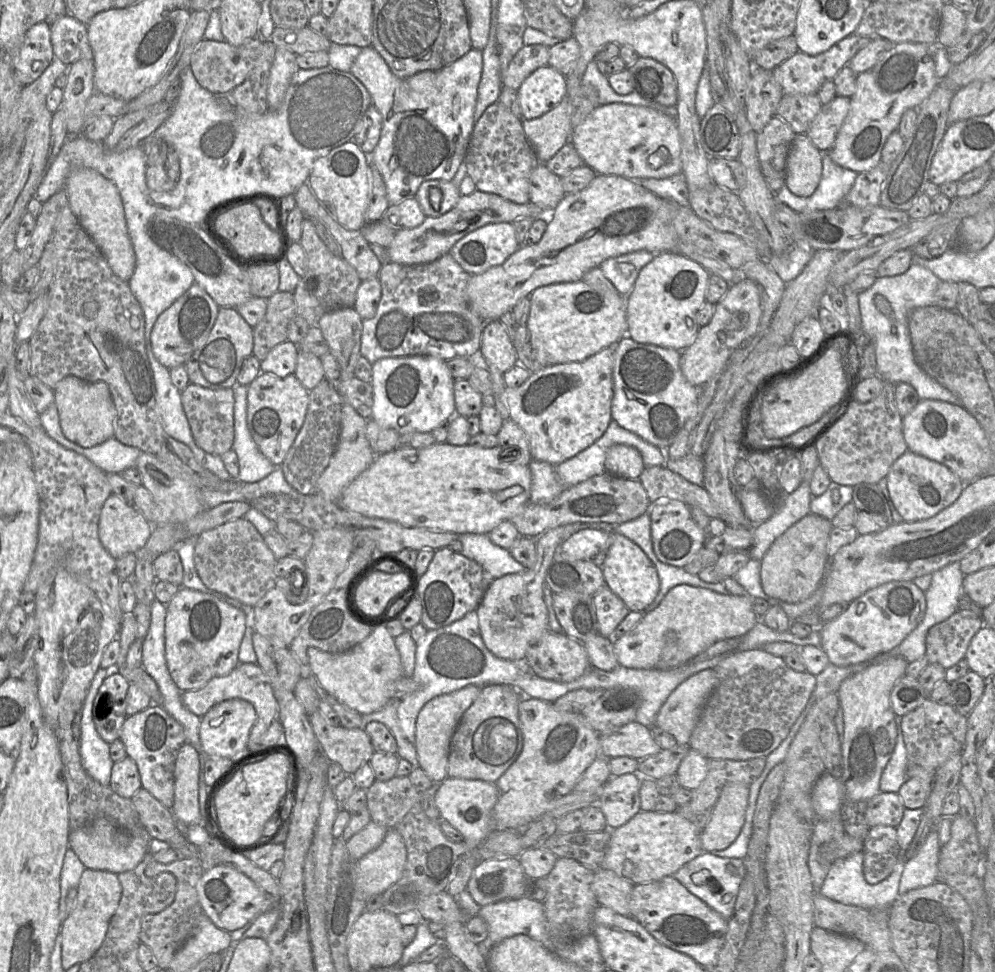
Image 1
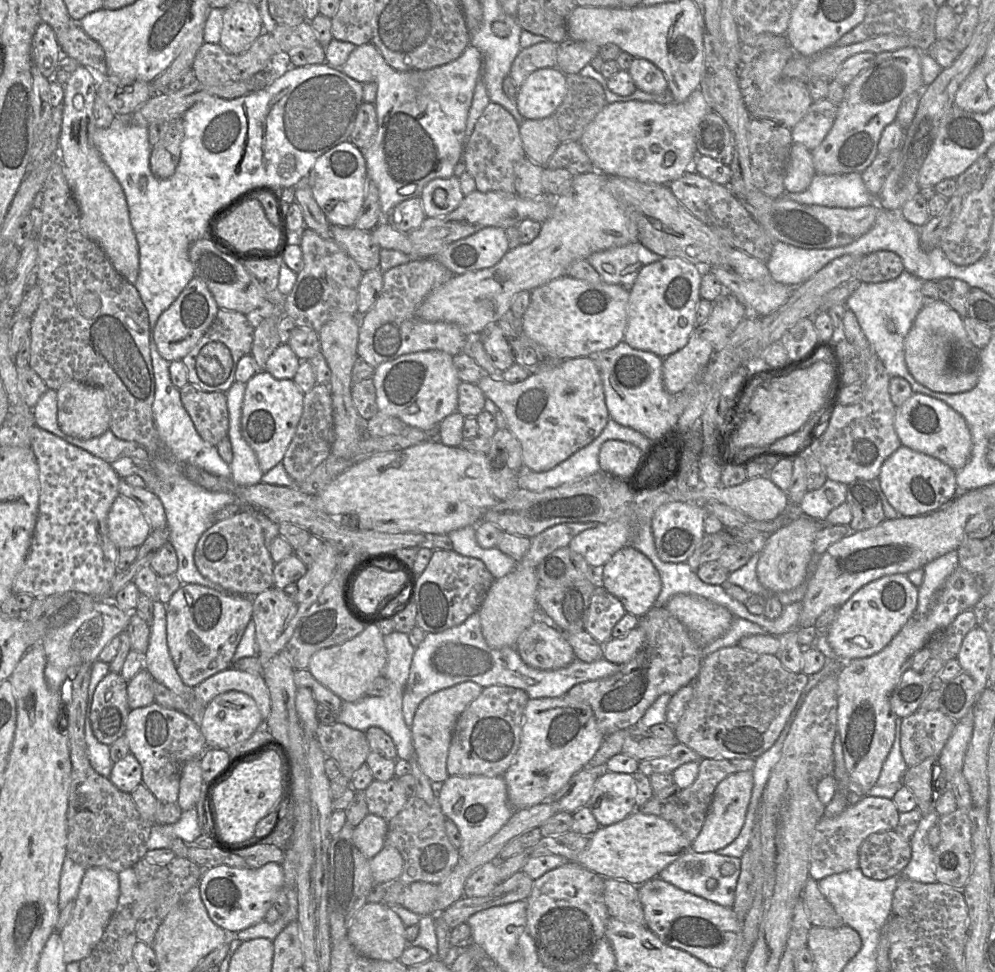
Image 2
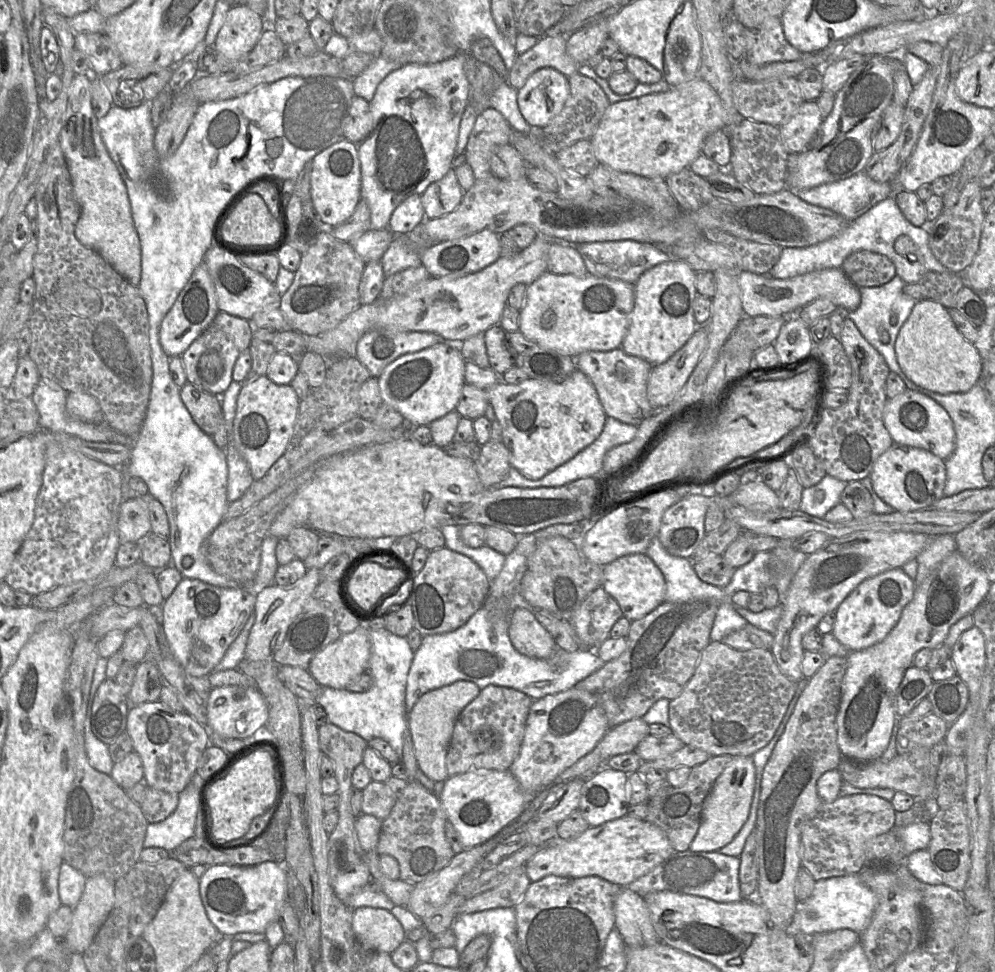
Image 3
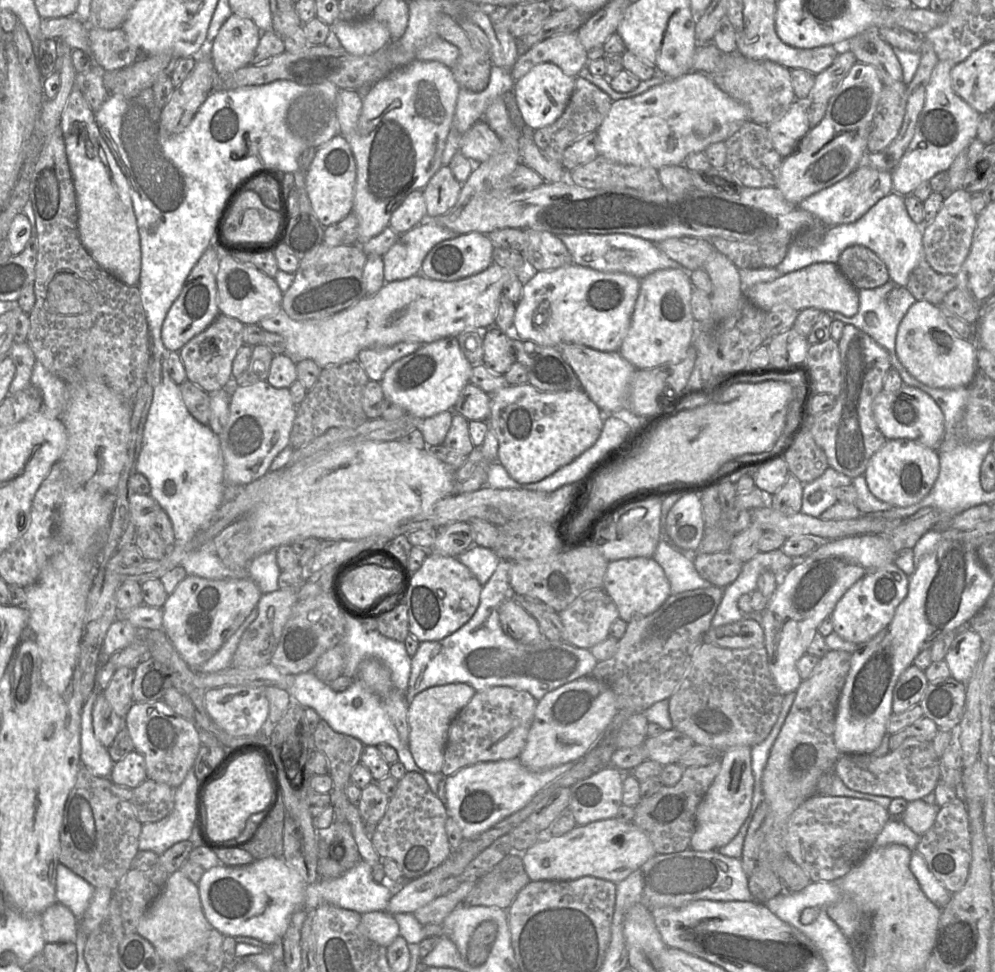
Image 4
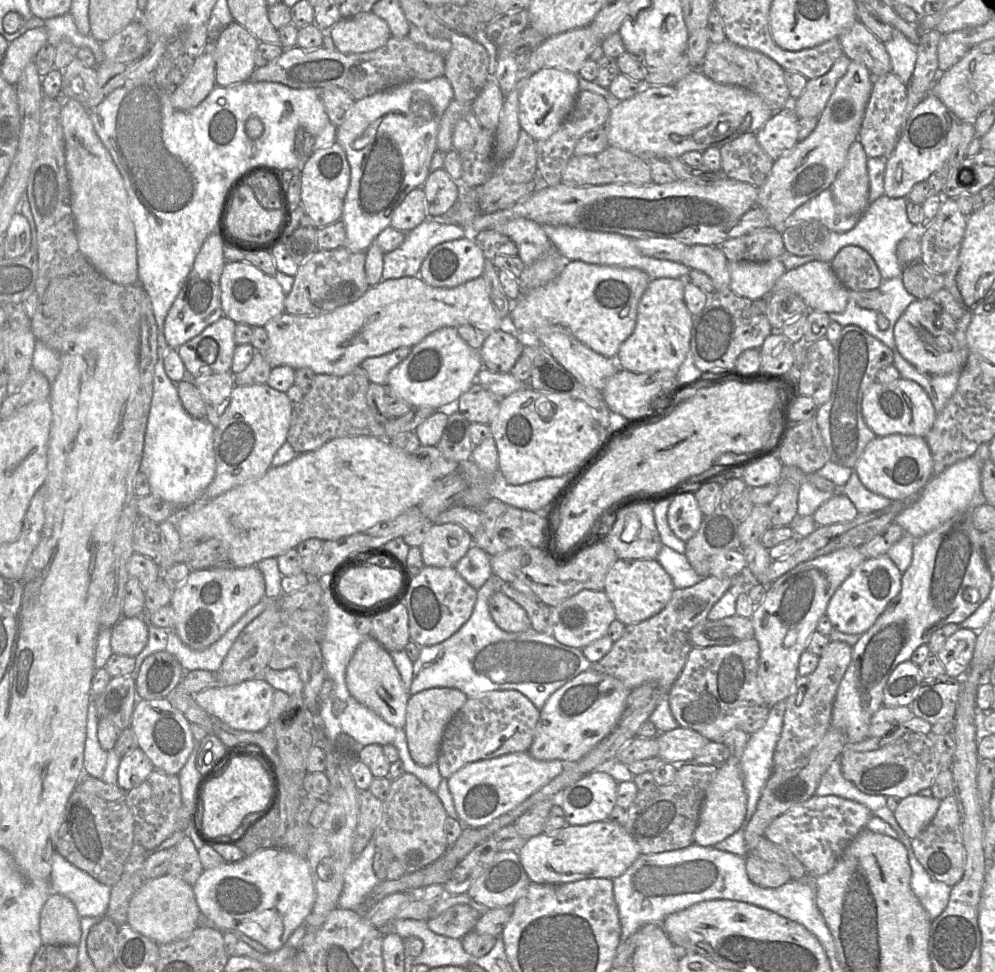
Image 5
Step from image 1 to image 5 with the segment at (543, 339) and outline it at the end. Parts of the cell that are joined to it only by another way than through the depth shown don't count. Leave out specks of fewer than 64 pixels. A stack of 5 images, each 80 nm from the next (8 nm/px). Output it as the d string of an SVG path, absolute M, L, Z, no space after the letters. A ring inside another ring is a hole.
M568 261L562 272L551 282L530 290L513 301L509 318L524 334L535 334L539 328L562 326L577 340L607 358L616 357L620 345L632 334L637 319L639 301L651 278L637 268L622 268Z

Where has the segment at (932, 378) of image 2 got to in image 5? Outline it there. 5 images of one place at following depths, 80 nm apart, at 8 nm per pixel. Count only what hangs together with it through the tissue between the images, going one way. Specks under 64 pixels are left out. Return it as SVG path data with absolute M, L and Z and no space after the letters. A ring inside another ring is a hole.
M916 299L910 303L894 326L894 340L902 357L918 371L933 375L960 373L968 361L970 351L965 338L957 338L954 332L937 328L932 322L932 315Z

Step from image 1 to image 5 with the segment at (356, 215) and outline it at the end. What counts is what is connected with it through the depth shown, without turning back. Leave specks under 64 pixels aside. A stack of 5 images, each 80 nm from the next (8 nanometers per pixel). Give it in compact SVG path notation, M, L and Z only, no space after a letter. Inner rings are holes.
M336 141L329 148L314 151L306 162L302 162L300 176L301 204L315 226L319 229L341 220L351 179L350 165L344 148Z

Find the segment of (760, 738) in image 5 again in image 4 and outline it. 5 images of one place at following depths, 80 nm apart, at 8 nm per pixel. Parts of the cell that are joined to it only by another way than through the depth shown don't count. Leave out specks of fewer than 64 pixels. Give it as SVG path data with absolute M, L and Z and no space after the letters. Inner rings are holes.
M792 691L791 693L785 695L780 714L771 732L765 738L765 740L751 747L752 771L754 776L754 791L753 791L751 809L746 820L749 820L751 817L751 814L754 810L755 802L759 802L760 804L760 802L763 800L763 790L762 790L763 771L768 761L770 751L785 722L785 719L795 699L795 696L796 696L796 691Z

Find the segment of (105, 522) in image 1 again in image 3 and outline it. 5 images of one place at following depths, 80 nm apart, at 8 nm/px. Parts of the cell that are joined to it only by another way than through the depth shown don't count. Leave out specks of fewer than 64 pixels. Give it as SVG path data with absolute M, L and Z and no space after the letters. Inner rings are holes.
M132 497L121 503L118 533L121 543L139 543L152 533L148 507L140 497Z

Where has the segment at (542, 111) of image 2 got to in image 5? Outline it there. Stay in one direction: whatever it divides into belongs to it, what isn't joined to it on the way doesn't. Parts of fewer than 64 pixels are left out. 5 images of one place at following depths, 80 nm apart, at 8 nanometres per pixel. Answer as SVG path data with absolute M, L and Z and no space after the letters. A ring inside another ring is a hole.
M544 67L532 73L523 87L518 104L520 127L535 141L548 139L571 113L580 92L579 74L555 67Z

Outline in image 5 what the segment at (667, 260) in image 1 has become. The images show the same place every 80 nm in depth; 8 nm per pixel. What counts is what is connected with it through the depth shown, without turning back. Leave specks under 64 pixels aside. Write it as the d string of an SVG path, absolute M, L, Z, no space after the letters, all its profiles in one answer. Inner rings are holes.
M680 278L650 280L638 304L635 328L614 357L619 369L636 374L661 370L677 373L690 350L693 319L684 301L685 281Z

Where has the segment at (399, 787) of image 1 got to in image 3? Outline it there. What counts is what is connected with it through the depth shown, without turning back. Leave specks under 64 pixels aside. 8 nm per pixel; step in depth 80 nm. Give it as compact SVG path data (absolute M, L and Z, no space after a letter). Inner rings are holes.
M371 781L363 790L362 813L386 819L395 805L395 795L385 782Z

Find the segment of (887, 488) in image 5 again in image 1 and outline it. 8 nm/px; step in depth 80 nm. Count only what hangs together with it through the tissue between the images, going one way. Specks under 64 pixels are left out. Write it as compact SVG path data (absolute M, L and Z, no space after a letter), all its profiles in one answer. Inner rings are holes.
M910 450L892 464L886 477L891 501L905 522L935 516L953 504L965 486L965 483L948 467Z

